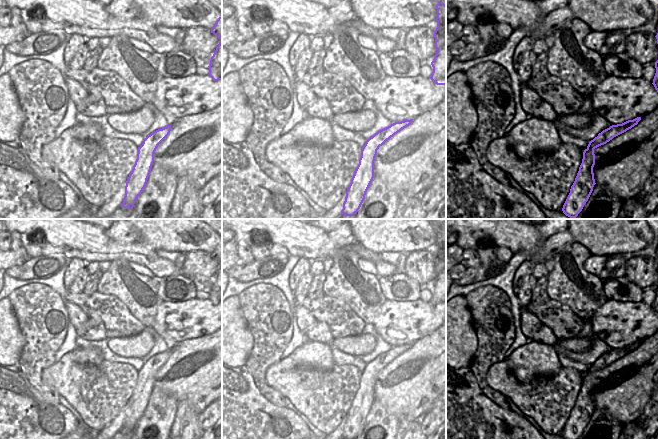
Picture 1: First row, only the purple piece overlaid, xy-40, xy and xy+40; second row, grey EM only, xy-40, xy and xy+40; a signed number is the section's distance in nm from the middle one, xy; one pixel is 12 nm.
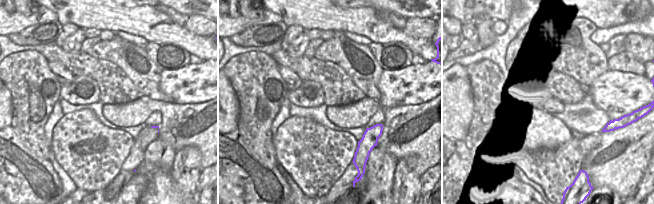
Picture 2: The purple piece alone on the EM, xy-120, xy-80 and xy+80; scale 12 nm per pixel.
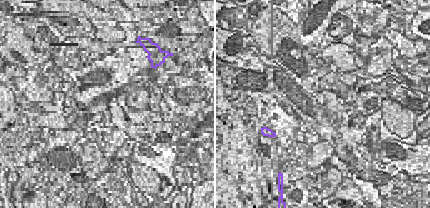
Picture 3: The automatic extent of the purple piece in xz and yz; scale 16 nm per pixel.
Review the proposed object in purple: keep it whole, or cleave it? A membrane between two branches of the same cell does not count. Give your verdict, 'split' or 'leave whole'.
split

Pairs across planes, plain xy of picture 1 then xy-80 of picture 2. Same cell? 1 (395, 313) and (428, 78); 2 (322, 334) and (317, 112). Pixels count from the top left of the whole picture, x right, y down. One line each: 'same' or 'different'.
1: same
2: different

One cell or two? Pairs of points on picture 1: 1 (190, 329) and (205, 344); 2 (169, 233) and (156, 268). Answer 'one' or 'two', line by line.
1: two
2: two

